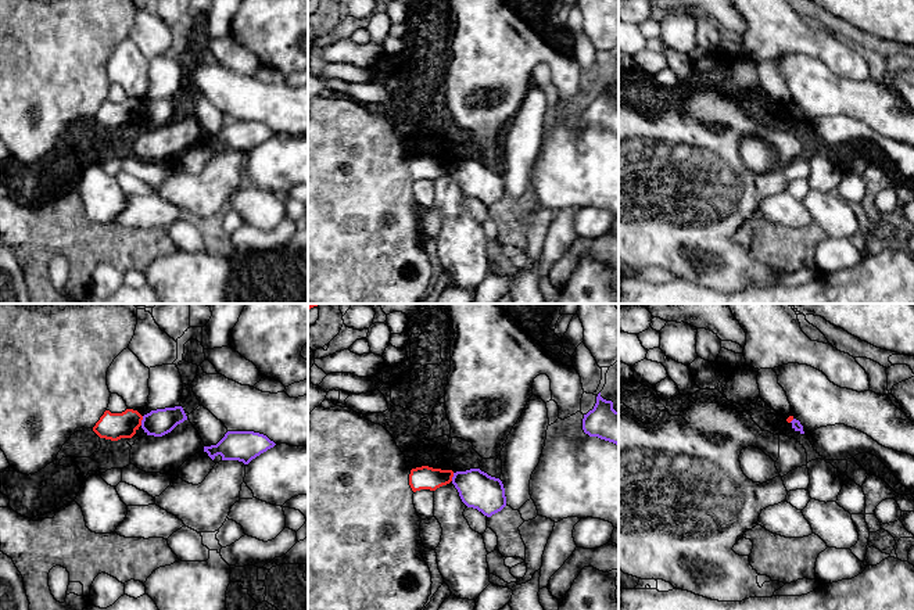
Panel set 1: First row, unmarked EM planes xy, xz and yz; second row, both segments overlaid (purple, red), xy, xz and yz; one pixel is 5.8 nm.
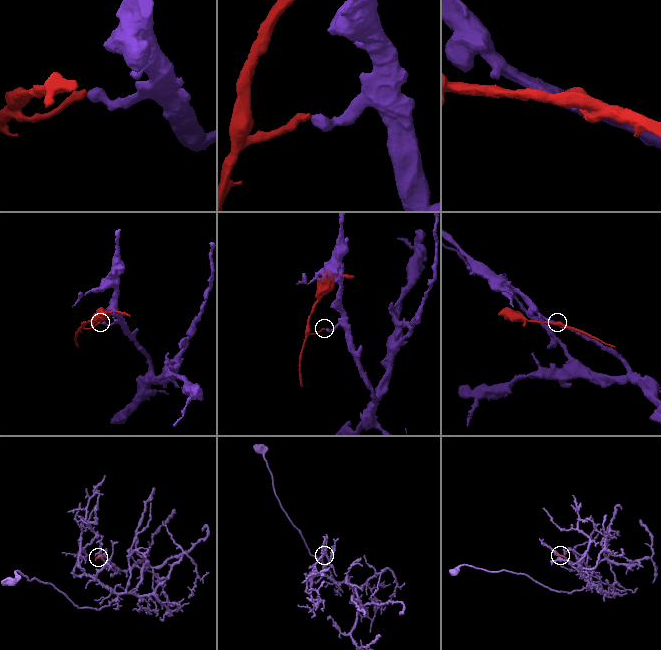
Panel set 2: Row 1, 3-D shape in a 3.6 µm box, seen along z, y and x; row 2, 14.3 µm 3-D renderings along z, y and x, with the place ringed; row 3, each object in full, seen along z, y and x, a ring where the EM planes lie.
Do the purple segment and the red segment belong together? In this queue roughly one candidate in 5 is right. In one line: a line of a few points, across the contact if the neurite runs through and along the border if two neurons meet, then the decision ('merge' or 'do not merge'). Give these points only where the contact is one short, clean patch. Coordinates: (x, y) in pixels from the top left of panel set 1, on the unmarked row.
line xy (143, 106), (140, 114); do not merge

